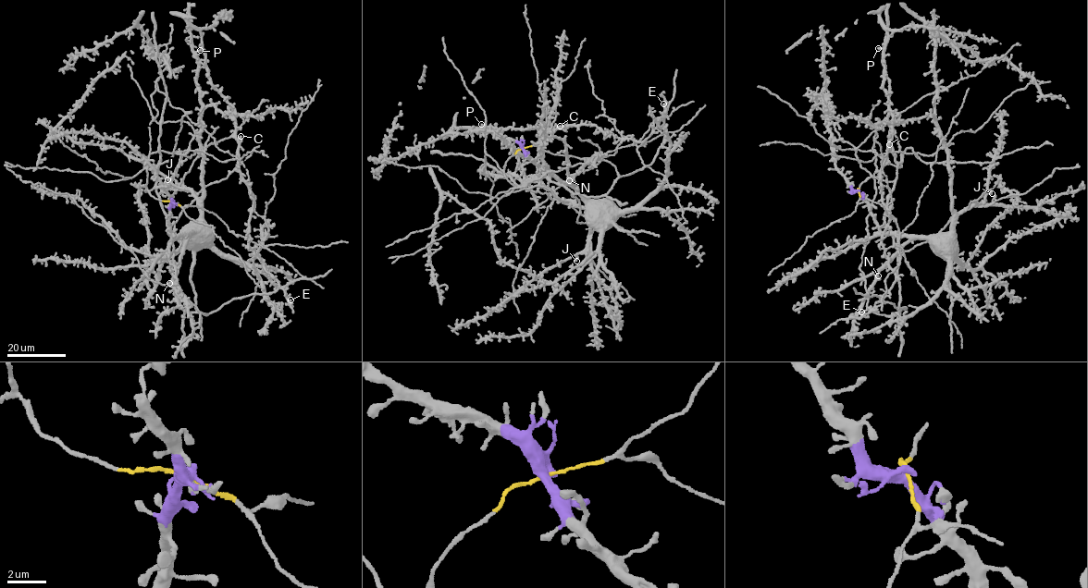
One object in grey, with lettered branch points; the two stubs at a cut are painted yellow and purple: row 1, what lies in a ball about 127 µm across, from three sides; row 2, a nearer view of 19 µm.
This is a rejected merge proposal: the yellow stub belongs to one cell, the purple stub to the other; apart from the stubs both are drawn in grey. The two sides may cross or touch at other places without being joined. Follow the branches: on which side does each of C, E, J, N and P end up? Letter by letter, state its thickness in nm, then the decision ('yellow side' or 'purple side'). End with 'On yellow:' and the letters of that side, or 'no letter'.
C: calibre 320 nm; yellow side
E: calibre 360 nm; yellow side
J: calibre 340 nm; purple side
N: calibre 380 nm; purple side
P: calibre 320 nm; yellow side
On yellow: C, E, P

